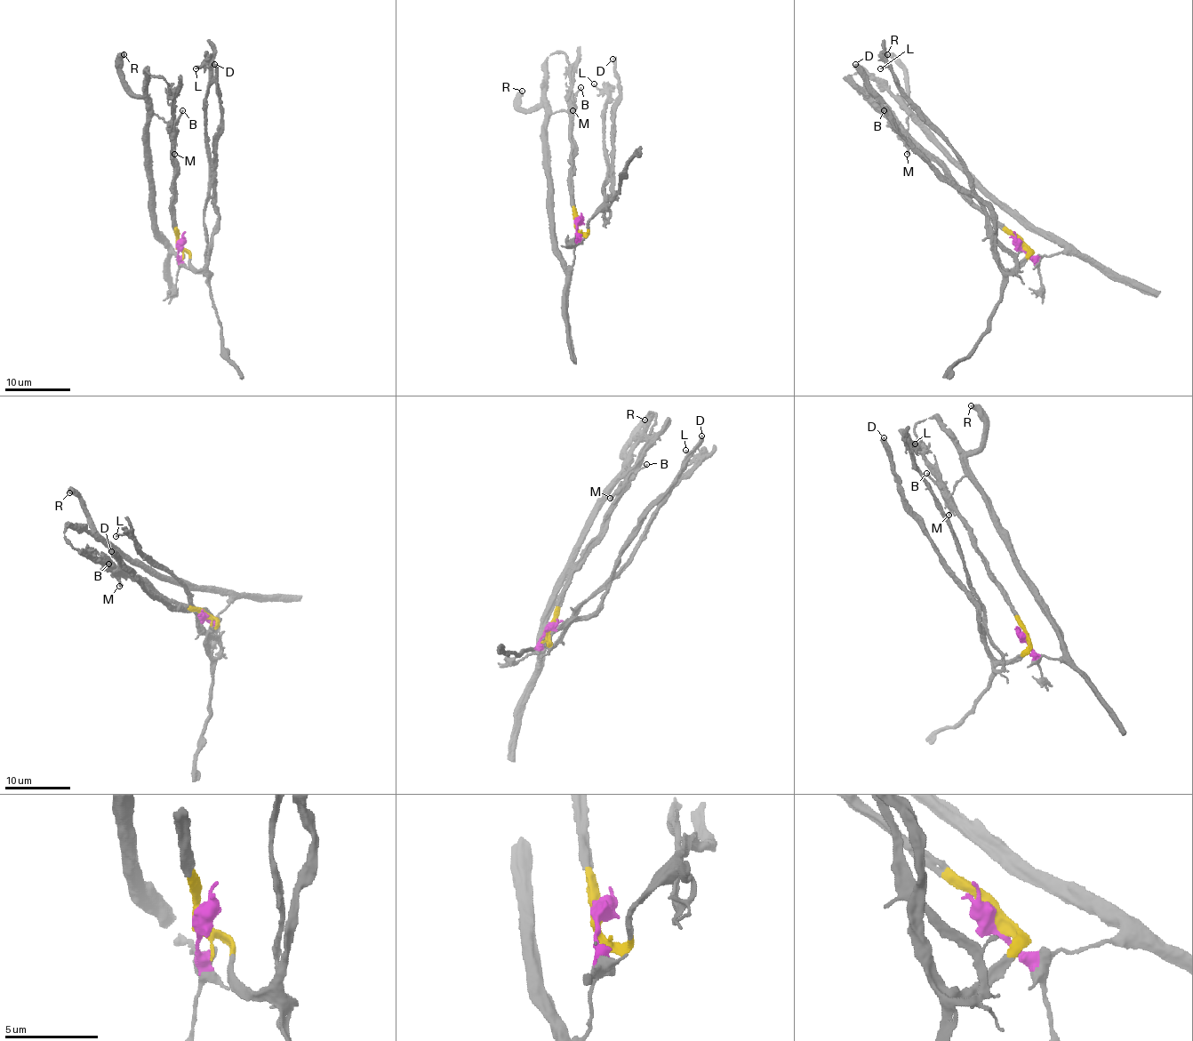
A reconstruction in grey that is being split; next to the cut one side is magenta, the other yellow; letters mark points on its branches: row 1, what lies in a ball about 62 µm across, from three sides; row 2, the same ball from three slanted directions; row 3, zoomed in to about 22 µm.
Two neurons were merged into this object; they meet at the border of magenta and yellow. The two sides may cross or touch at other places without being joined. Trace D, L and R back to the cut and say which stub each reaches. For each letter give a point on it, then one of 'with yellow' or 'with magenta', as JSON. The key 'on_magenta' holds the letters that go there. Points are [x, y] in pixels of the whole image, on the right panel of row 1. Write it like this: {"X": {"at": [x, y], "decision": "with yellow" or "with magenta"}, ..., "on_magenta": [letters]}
{"D": {"at": [855, 64], "decision": "with yellow"}, "L": {"at": [880, 68], "decision": "with yellow"}, "R": {"at": [887, 54], "decision": "with magenta"}, "on_magenta": ["R"]}

